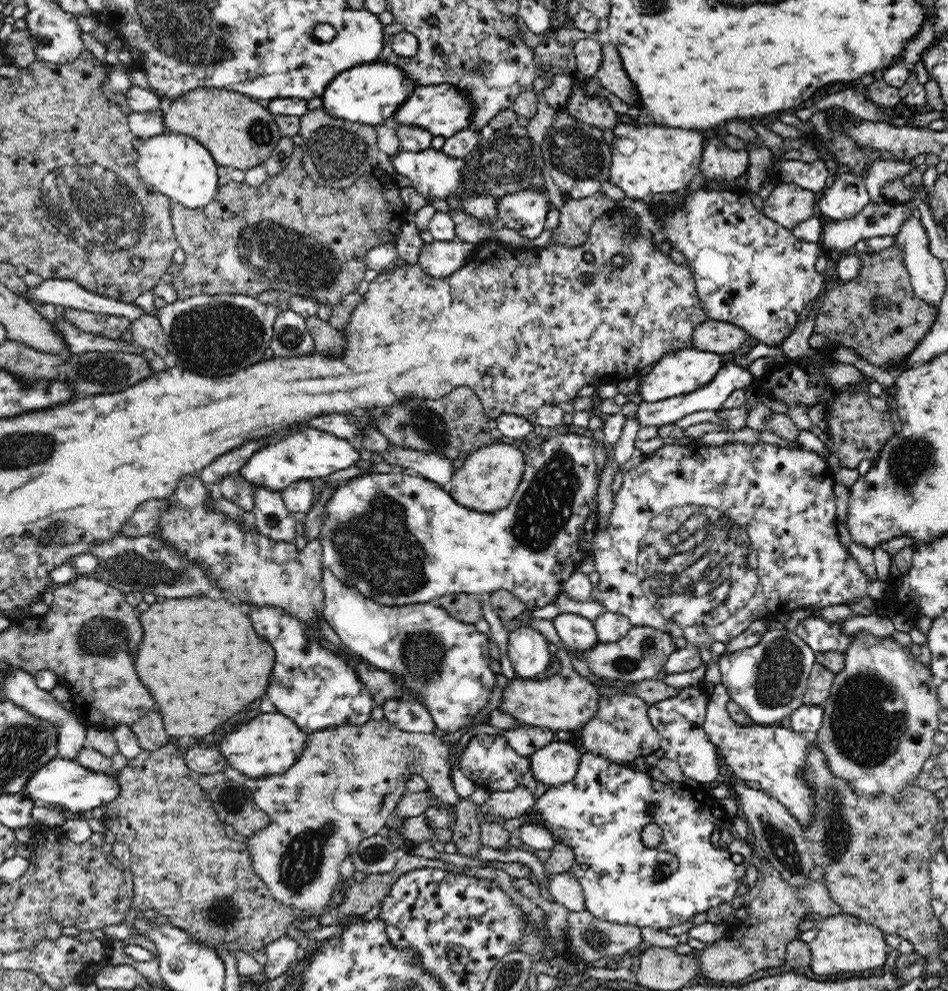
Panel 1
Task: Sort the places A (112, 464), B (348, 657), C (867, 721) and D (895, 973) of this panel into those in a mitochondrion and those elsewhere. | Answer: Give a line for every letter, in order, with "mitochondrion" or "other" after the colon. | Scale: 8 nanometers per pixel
A: other
B: other
C: mitochondrion
D: other

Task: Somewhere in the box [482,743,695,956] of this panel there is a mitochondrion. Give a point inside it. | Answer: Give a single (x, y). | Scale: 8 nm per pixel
(595, 939)

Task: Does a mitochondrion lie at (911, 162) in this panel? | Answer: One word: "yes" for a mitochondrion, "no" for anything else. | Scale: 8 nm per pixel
no

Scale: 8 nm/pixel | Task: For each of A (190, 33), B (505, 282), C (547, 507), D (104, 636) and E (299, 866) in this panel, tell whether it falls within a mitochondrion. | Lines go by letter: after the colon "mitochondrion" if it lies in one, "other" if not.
A: mitochondrion
B: mitochondrion
C: mitochondrion
D: mitochondrion
E: mitochondrion

